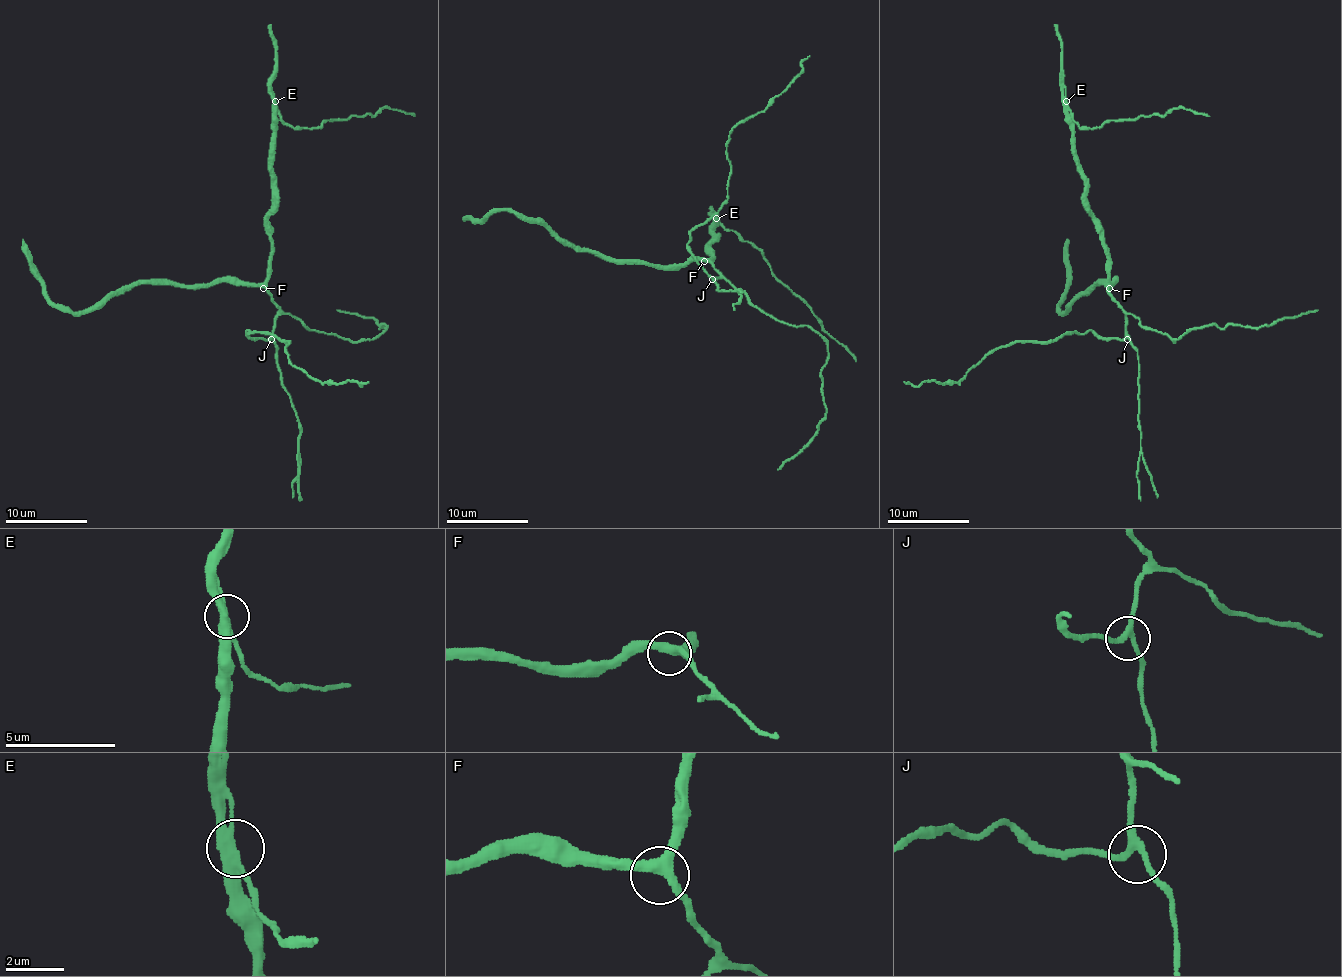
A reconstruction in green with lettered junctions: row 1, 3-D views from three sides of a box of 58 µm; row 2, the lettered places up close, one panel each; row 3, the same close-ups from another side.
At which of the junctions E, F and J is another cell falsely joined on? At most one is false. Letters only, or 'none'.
none

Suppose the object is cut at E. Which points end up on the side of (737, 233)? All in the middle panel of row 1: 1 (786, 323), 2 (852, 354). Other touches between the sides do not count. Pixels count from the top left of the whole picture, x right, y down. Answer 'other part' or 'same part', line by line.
1: other part
2: same part

